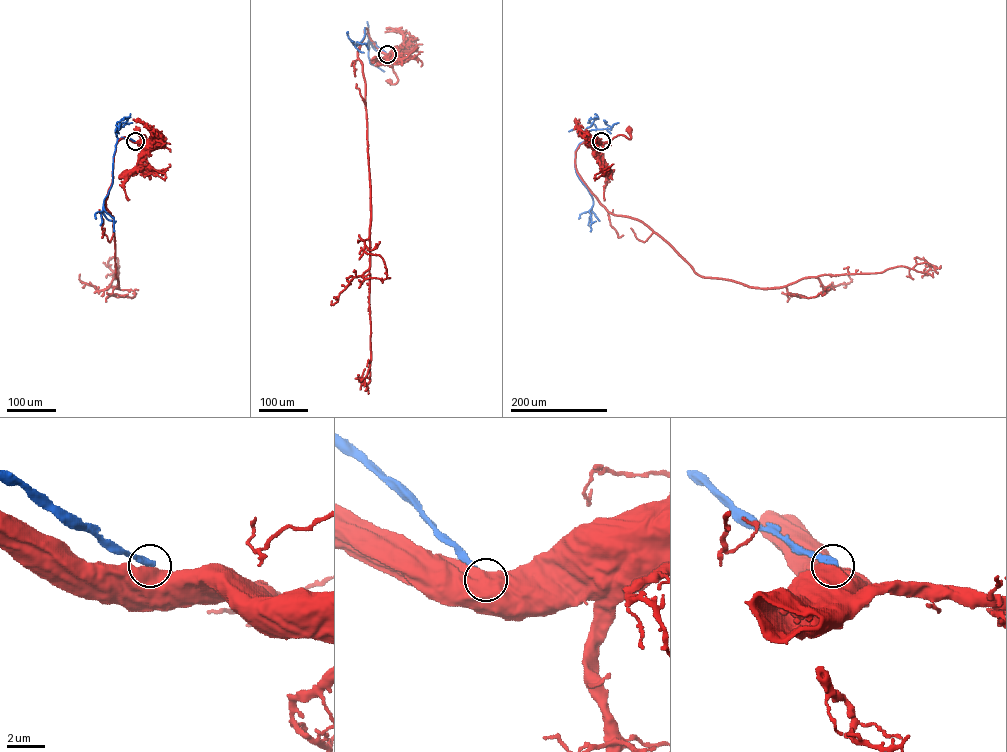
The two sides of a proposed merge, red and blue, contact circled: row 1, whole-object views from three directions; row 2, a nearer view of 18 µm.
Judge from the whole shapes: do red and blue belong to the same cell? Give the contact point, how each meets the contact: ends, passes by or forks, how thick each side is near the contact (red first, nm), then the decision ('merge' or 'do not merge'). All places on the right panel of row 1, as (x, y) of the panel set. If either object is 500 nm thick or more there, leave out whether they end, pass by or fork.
(601, 141) | 800/320 nm | do not merge

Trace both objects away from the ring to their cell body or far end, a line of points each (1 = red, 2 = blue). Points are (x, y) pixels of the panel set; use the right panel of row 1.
1: (601, 141), (607, 142), (619, 135), (630, 139), (629, 130)
2: (601, 141), (590, 137), (579, 144), (575, 152), (576, 172), (593, 201), (589, 211), (591, 231)

